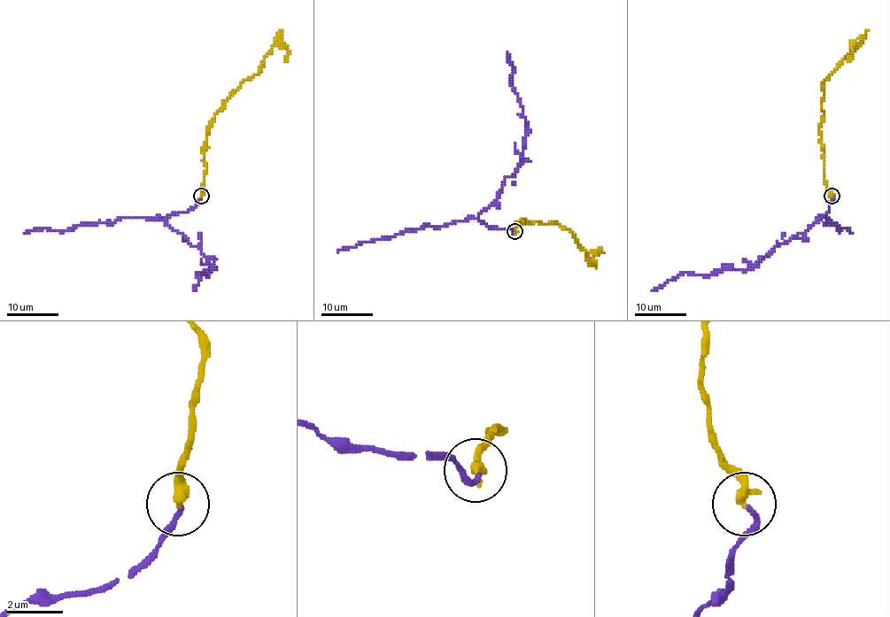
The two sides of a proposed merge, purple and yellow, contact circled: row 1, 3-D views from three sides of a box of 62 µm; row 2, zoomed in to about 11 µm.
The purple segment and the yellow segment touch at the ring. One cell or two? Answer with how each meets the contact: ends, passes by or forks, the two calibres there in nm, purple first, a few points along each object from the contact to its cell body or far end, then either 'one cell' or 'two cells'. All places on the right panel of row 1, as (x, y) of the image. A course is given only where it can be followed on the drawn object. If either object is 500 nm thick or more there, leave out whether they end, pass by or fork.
purple ends there; yellow ends there; 170 nm thick on the purple side, 380 nm on the other; purple runs (832, 196), (827, 212), (805, 233), (776, 245), (755, 267), (723, 269), (709, 275), (679, 274), (653, 289); yellow runs (831, 196), (823, 173), (823, 145), (820, 142), (822, 82), (857, 46), (852, 45), (852, 57), (847, 62); one cell

